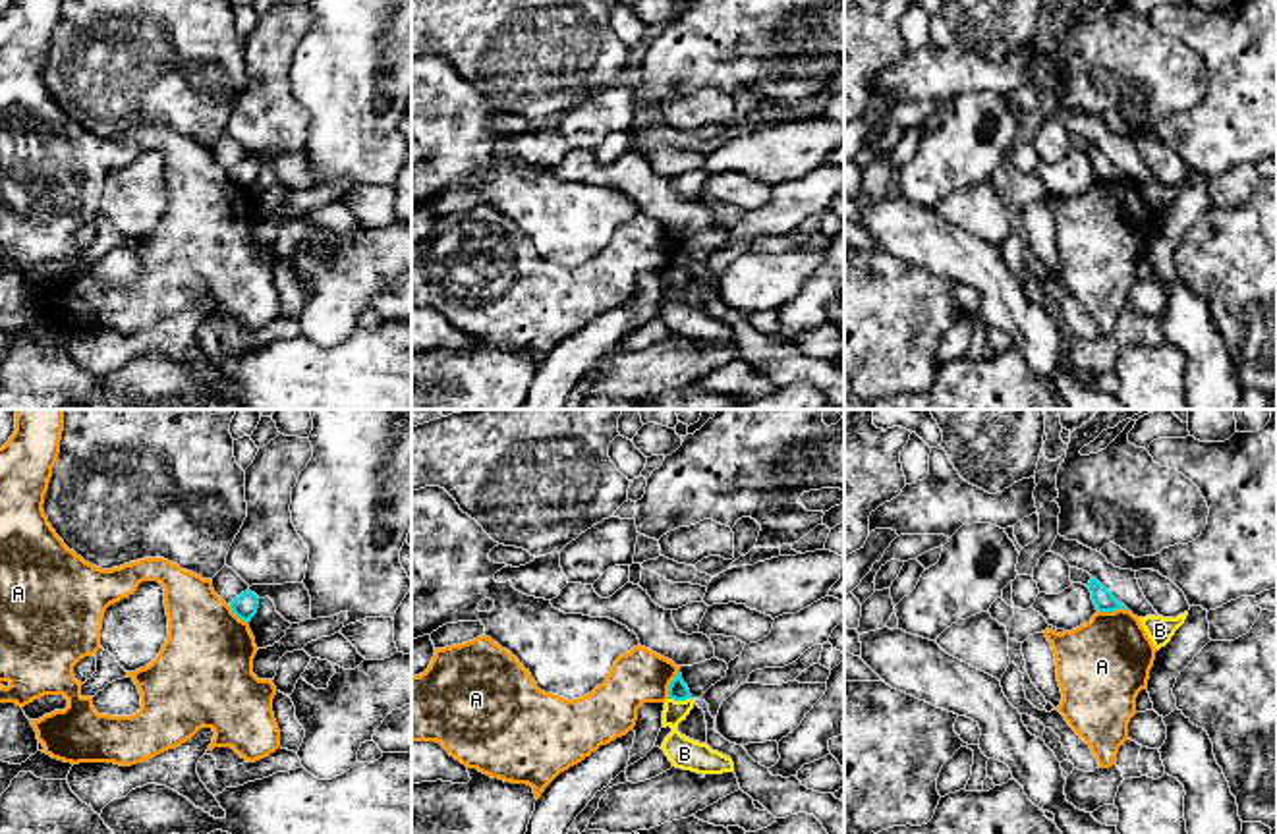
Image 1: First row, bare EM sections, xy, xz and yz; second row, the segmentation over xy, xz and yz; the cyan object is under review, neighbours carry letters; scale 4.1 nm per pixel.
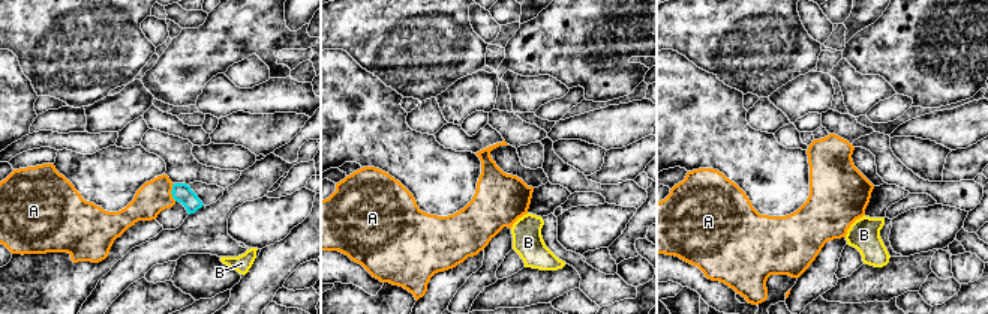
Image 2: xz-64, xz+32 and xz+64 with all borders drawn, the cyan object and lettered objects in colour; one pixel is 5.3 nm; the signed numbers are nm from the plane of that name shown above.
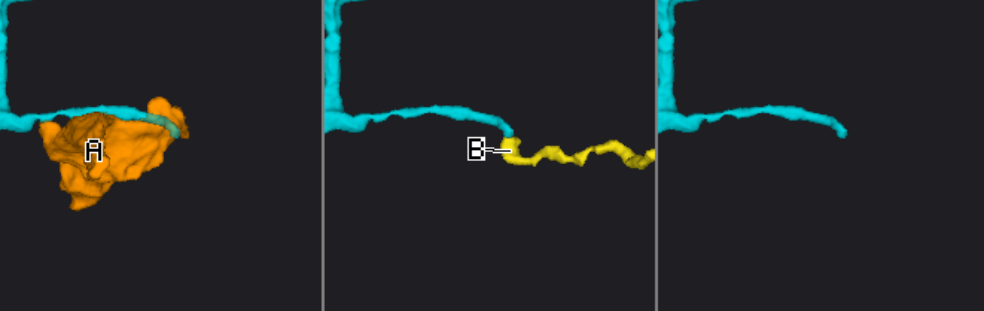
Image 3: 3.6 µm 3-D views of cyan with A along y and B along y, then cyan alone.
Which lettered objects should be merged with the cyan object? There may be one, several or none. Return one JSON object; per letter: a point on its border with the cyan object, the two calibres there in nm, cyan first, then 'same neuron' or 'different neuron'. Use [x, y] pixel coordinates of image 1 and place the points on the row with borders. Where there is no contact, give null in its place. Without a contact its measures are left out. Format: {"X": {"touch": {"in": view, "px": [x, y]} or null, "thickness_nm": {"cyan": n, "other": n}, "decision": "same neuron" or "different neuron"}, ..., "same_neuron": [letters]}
{"A": {"touch": {"in": "yz", "px": [1113, 611]}, "thickness_nm": {"cyan": 90, "other": 380}, "decision": "different neuron"}, "B": {"touch": {"in": "xz", "px": [681, 699]}, "thickness_nm": {"cyan": 80, "other": 130}, "decision": "different neuron"}, "same_neuron": []}

